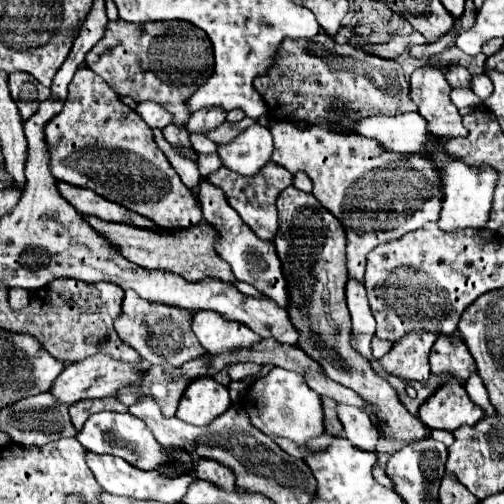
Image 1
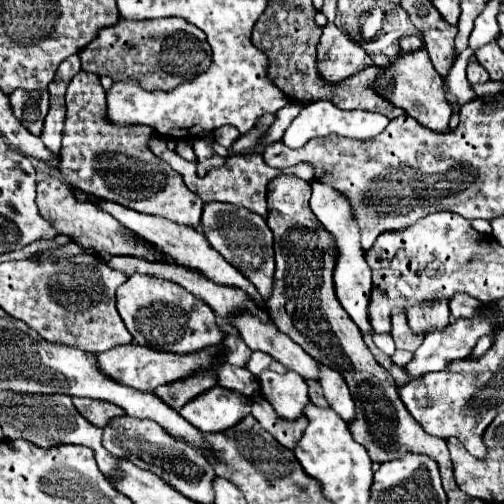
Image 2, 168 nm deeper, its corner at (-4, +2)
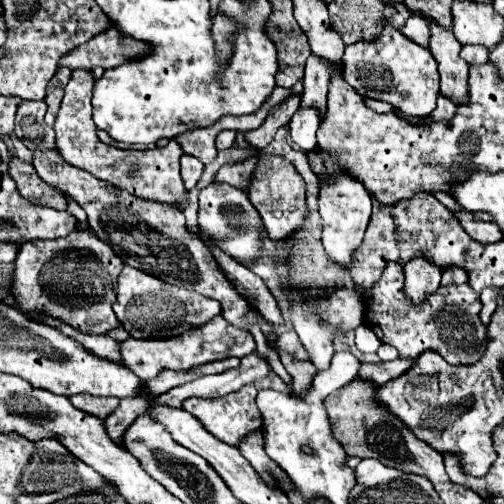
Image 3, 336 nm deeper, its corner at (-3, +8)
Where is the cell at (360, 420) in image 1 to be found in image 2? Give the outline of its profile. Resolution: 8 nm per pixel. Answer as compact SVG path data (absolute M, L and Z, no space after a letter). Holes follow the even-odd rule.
M320 366L320 386L324 390L324 396L326 400L330 402L332 410L346 422L352 422L354 420L354 400L350 398L350 392L348 392L348 386L344 382L344 378L330 370L330 368L324 368Z

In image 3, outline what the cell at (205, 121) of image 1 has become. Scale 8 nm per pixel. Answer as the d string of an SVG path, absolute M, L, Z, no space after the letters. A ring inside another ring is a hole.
M187 154L181 156L181 178L183 178L185 190L191 190L197 184L197 180L203 174L203 168L205 168L203 162L199 162L197 158L187 156Z

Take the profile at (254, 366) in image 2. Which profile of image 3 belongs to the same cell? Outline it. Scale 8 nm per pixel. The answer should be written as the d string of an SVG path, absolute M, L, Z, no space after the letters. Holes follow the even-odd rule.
M293 330L281 334L281 336L277 338L277 346L279 346L281 350L287 350L289 354L293 354L293 356L299 358L299 360L309 360L309 354L305 352L303 344L297 340L297 334L295 334Z

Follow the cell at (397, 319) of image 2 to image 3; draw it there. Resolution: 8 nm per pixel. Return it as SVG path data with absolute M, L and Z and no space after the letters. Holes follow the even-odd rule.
M389 262L381 274L381 280L377 280L377 284L365 292L365 296L369 296L365 326L371 328L383 344L397 348L399 358L415 360L421 352L433 350L441 354L451 366L475 364L481 360L487 344L487 324L483 324L479 316L483 304L477 292L473 292L469 284L441 286L437 292L425 296L421 304L413 304L413 300L405 296L405 276L401 268L401 264Z

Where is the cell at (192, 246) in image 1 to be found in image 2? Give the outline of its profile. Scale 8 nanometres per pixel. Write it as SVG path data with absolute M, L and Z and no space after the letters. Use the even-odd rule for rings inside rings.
M54 176L38 182L38 200L36 202L38 202L40 214L54 222L54 228L58 230L58 234L70 236L80 246L94 248L94 250L98 250L102 254L136 256L136 258L150 260L150 262L162 260L162 252L160 250L156 250L154 246L148 246L148 242L144 238L134 234L132 230L126 230L126 226L120 226L110 214L102 212L92 202L80 202L76 198L76 194L72 192L72 188L66 186L66 182L54 178Z

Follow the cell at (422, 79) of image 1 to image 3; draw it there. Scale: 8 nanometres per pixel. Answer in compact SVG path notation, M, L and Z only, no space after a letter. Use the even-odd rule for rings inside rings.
M385 24L377 40L359 40L345 48L343 56L343 80L351 84L361 96L389 102L401 112L423 118L435 110L435 100L439 96L439 72L433 54L405 38L397 28Z

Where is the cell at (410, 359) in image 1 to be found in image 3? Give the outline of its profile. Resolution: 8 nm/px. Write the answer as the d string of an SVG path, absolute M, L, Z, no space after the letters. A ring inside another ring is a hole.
M415 256L405 264L405 292L413 298L413 302L421 302L427 292L439 288L441 268L437 264L429 264L425 256Z

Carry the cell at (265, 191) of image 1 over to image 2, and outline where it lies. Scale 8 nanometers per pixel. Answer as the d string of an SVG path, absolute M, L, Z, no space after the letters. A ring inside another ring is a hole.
M155 134L154 138L150 140L150 150L162 158L164 162L168 162L178 174L182 174L184 178L184 184L202 198L202 202L228 202L228 204L234 204L234 206L242 206L242 208L248 208L250 212L256 212L260 214L262 218L266 218L268 214L268 204L266 204L266 186L270 184L270 180L278 174L294 174L306 182L312 182L314 180L314 170L312 166L308 164L298 164L298 166L292 166L292 168L284 168L284 170L276 170L276 168L270 168L266 166L262 154L234 154L230 158L226 158L226 162L220 166L220 168L214 168L210 170L204 178L200 178L196 174L196 168L192 162L180 158L176 152L168 150L166 146L166 140L162 136Z

